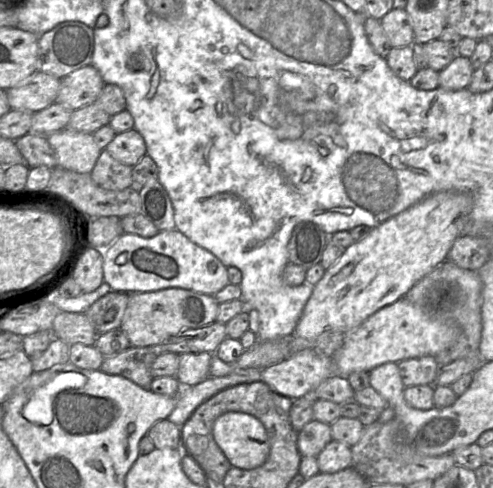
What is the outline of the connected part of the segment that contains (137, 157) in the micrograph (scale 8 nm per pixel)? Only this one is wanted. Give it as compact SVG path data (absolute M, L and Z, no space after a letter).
M134 128L119 134L105 148L119 162L135 166L146 155L146 143Z

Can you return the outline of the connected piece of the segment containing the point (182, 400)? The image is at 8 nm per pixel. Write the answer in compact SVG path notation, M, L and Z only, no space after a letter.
M253 368L234 369L234 372L227 376L208 377L207 379L205 379L197 385L182 387L181 391L177 395L176 406L167 419L175 425L181 427L196 410L196 408L200 406L203 402L210 399L212 396L216 395L220 391L229 387L259 380L260 371L261 370Z

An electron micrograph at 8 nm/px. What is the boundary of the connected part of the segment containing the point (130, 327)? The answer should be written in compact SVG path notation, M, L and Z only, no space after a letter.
M182 288L129 294L120 329L132 347L162 344L174 338L180 331L199 329L216 321L218 303L212 295Z

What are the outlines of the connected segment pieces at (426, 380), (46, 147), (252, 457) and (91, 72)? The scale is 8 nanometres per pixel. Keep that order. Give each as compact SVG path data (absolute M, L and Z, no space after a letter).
M431 356L402 360L397 365L405 387L434 385L440 366L436 357Z
M28 133L17 140L15 144L22 154L26 165L30 168L46 166L50 169L57 167L57 159L46 136Z
M226 412L213 424L213 437L230 464L251 470L264 464L270 447L264 425L254 416Z
M90 64L61 79L56 103L77 110L95 103L105 82L98 69Z

